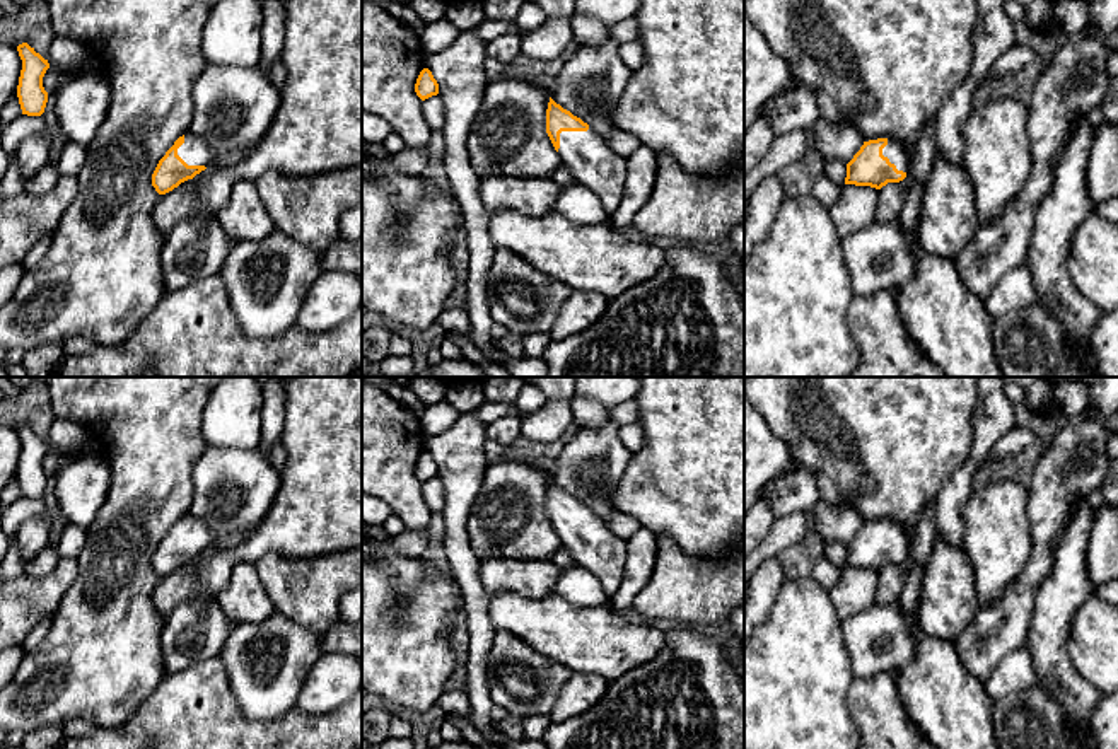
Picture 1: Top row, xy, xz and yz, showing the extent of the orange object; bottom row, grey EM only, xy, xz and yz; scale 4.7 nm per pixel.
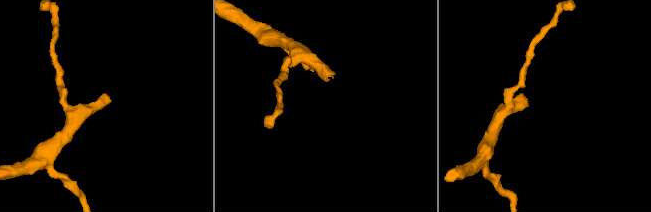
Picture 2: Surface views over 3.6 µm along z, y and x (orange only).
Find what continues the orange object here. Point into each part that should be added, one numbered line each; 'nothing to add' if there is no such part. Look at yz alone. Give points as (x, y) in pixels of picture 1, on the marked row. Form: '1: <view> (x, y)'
1: yz (895, 150)

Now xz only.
1: xz (593, 164)

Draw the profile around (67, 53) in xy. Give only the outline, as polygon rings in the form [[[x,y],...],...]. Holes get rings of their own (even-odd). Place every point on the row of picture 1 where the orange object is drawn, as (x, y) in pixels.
[[[56,36],[48,48],[48,63],[63,70],[77,70],[90,56],[75,39]]]

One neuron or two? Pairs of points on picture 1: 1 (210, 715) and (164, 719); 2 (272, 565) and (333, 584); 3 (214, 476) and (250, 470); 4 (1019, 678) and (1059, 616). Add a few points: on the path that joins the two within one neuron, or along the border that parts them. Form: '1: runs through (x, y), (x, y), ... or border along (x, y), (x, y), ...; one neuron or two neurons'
1: runs through (198, 715), (193, 719), (176, 719); one neuron
2: runs through (287, 579), (292, 584), (318, 584); one neuron
3: runs through (222, 475), (241, 475); one neuron
4: border along (1026, 644), (1033, 671), (1038, 678); two neurons

